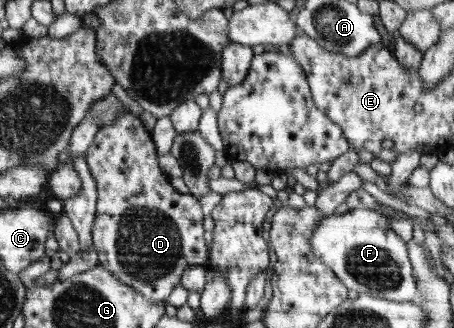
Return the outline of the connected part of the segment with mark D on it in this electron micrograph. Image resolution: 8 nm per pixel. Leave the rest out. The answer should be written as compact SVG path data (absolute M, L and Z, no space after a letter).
M130 112L118 114L110 125L102 125L85 154L98 190L92 241L98 248L99 265L149 300L167 303L171 291L181 284L182 274L196 264L192 261L204 261L208 265L208 245L202 239L204 227L198 199L174 189L158 165L152 135L142 120Z

